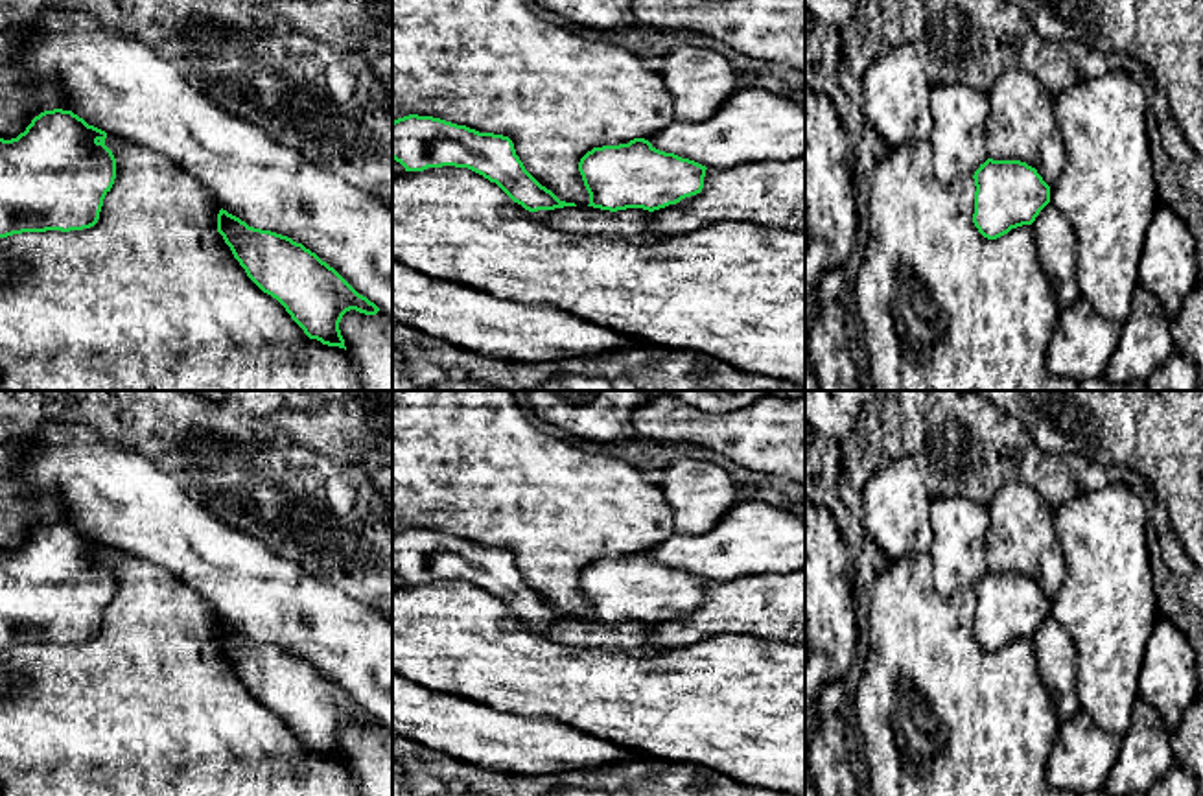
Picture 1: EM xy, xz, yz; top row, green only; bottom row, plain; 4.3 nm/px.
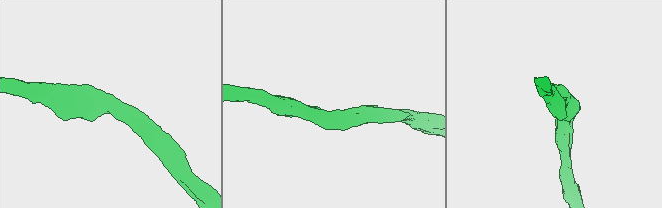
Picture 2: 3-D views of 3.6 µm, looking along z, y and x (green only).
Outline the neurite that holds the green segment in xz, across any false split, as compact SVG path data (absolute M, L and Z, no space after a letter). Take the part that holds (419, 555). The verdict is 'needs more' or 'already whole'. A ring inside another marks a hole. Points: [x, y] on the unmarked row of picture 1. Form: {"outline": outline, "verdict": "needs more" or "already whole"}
{"outline": "M409 527L394 533L392 571L405 584L468 580L496 595L529 625L577 619L560 614L525 582L508 549L479 545L440 531Z", "verdict": "already whole"}

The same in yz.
{"outline": "M987 571L973 591L976 599L973 636L987 652L1032 638L1050 615L1050 599L1035 580L1021 573Z", "verdict": "already whole"}

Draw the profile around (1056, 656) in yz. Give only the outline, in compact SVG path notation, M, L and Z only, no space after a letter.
M1048 615L1035 634L1032 645L1037 656L1039 682L1045 685L1054 711L1061 720L1080 711L1076 700L1076 649L1059 621Z

